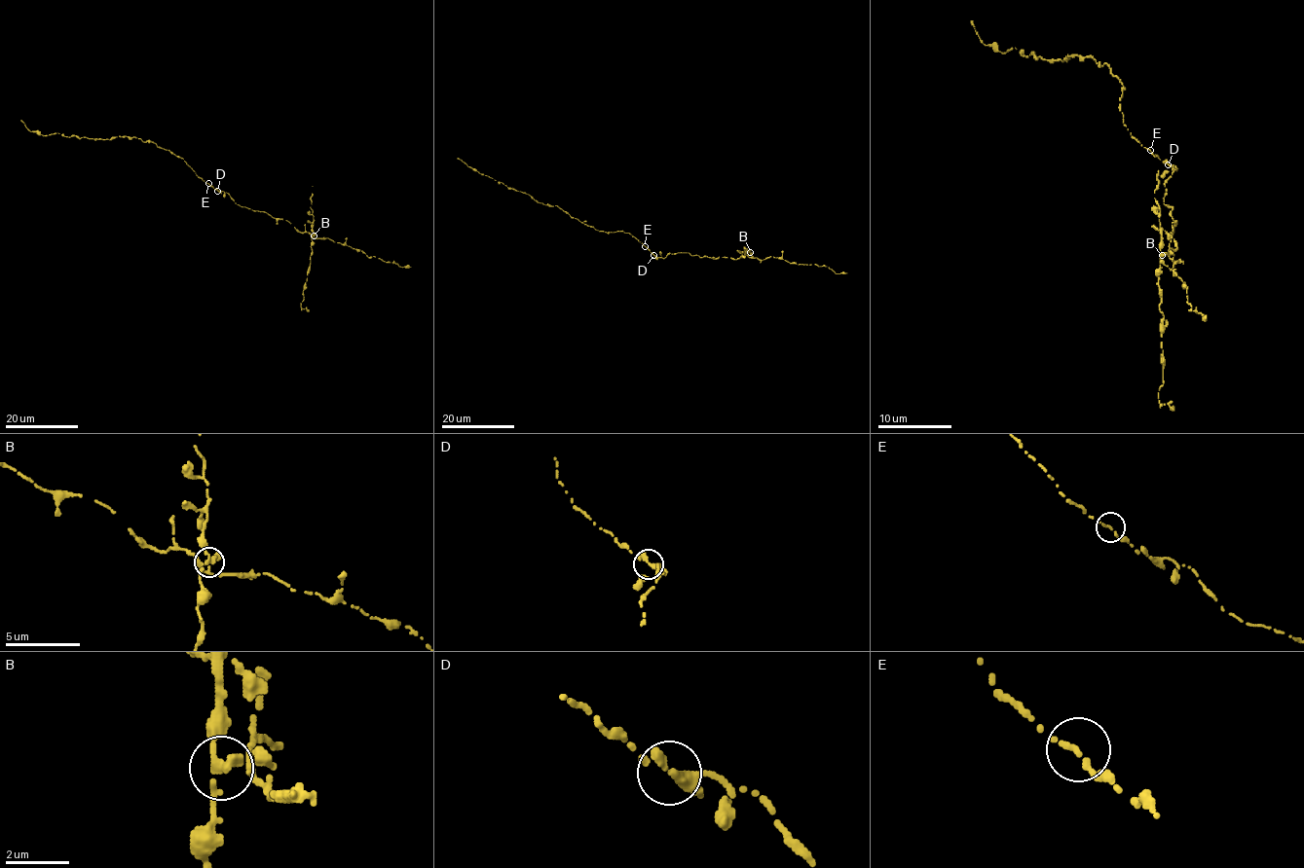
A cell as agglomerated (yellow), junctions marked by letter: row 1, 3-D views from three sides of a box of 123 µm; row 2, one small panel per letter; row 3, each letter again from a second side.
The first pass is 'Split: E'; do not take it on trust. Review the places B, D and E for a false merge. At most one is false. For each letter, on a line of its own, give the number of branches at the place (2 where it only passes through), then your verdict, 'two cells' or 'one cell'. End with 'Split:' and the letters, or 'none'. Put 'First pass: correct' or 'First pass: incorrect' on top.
First pass: incorrect
B: 3 branches meet; two cells
D: 3 branches meet; one cell
E: 1 branches meet; one cell
Split: B

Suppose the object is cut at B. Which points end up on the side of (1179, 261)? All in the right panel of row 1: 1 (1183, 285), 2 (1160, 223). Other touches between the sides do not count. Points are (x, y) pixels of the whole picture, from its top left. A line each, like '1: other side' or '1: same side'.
1: same side
2: other side

